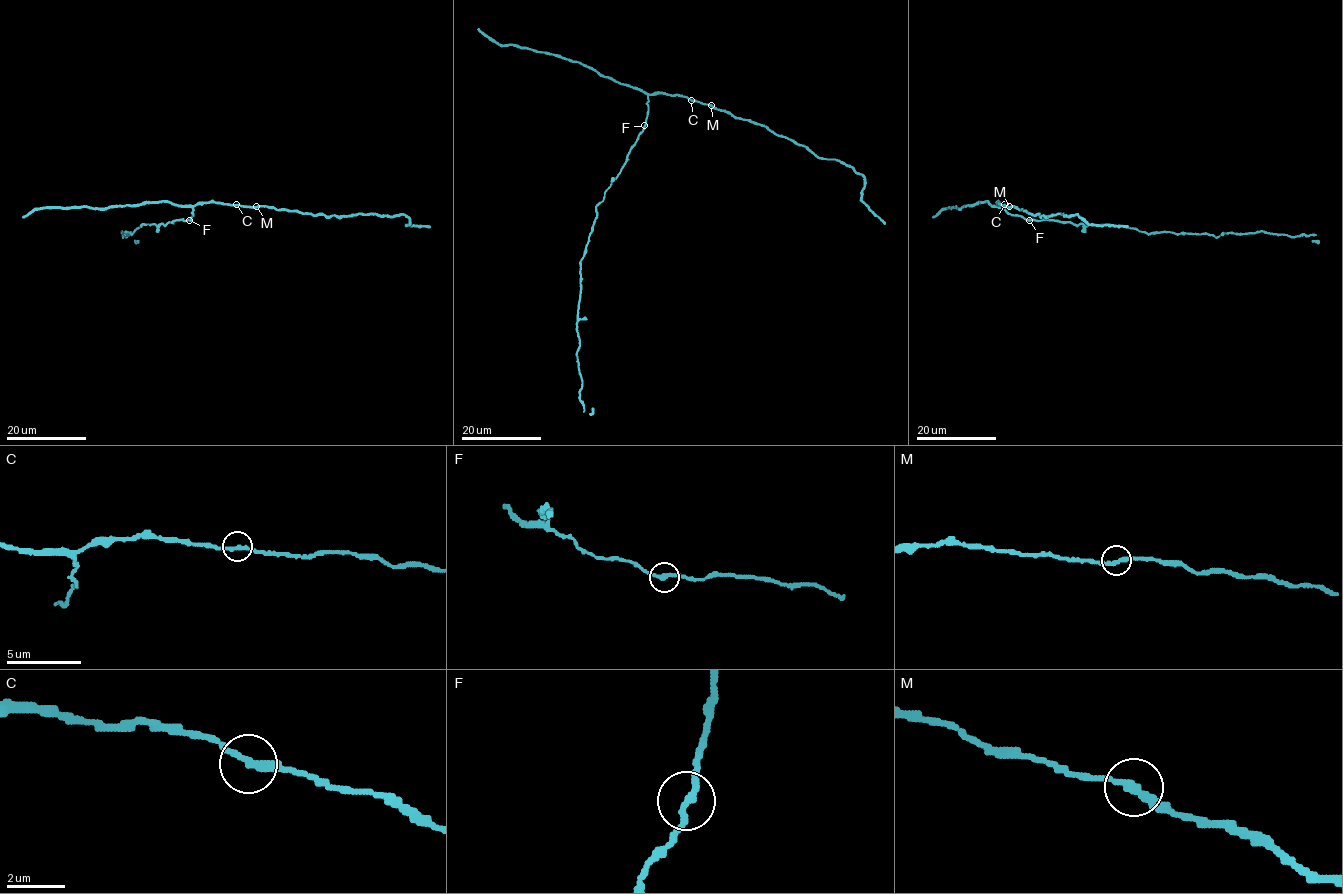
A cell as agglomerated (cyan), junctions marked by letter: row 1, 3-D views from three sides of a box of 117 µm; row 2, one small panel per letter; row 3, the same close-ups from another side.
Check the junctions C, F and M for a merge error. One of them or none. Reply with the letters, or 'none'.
none

